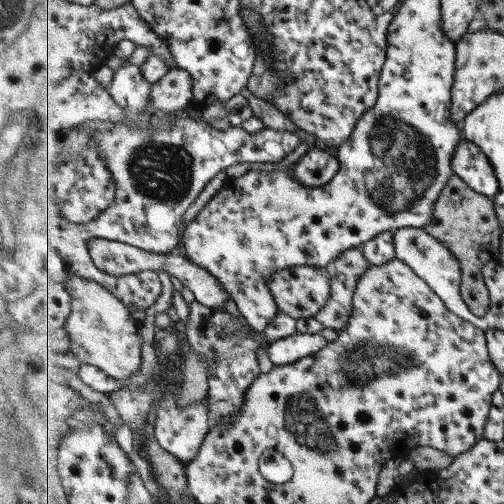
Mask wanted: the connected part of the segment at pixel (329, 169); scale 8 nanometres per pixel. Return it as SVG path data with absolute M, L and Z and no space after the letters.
M319 148L311 149L294 166L294 178L307 186L321 187L332 182L340 171L338 158L333 158L329 152Z

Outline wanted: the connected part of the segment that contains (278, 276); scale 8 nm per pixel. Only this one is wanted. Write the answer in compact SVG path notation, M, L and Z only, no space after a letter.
M296 266L275 272L268 282L281 313L296 319L314 317L332 295L332 280L325 266Z

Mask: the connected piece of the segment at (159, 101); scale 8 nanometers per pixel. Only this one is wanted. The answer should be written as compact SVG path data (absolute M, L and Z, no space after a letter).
M175 68L152 85L150 104L154 110L172 114L187 108L192 98L192 74L182 68Z

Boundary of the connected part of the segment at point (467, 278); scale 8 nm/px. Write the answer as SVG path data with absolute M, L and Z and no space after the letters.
M453 173L434 204L432 221L424 229L448 246L457 257L461 268L461 298L475 316L485 316L491 306L491 299L482 268L489 261L497 260L502 231L493 198L475 192L458 174Z

